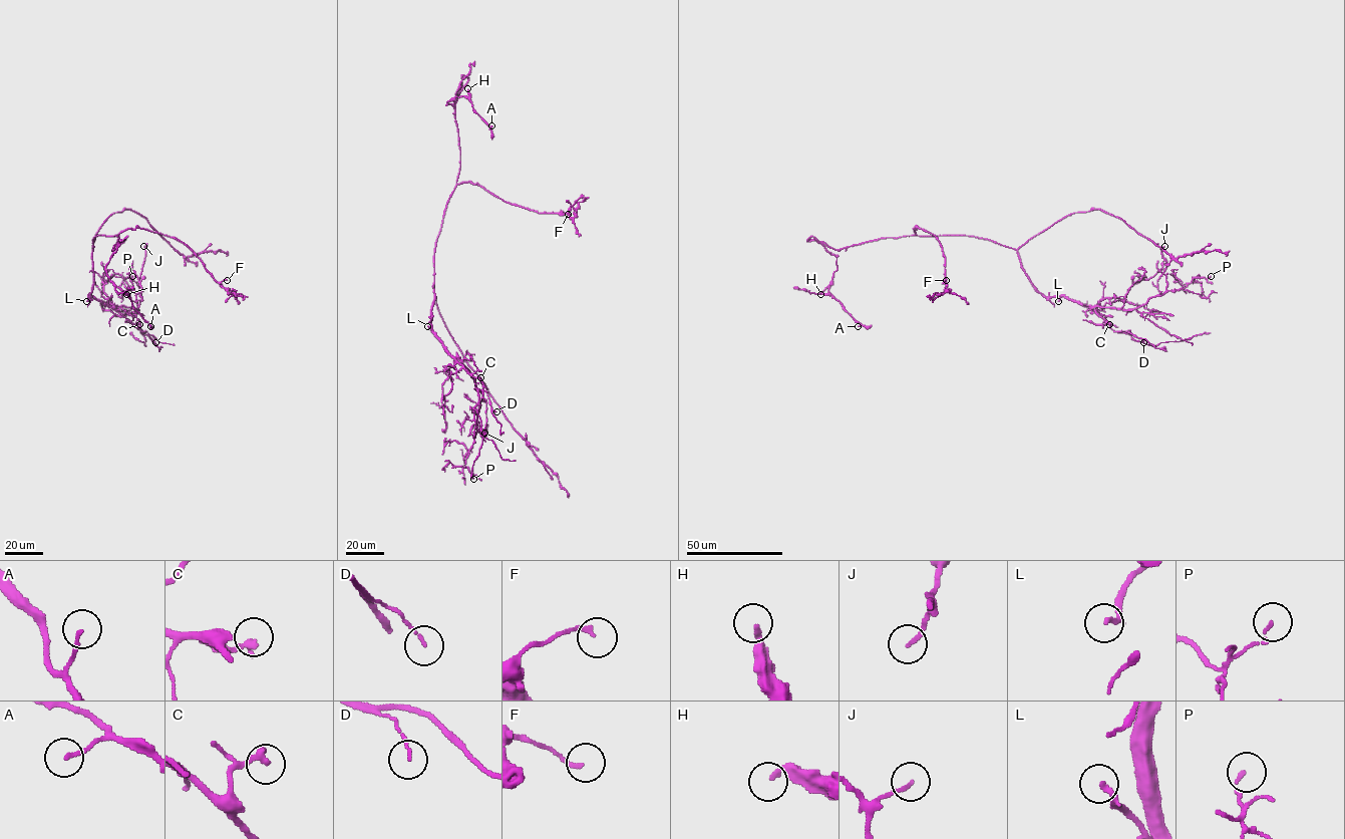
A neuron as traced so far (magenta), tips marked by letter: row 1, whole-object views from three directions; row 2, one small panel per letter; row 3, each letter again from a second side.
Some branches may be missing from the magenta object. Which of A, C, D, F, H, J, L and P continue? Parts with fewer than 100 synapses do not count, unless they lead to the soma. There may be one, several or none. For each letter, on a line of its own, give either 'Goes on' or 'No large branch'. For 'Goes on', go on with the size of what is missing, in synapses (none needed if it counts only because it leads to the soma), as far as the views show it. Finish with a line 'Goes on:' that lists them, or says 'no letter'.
A: No large branch
C: No large branch
D: No large branch
F: No large branch
H: No large branch
J: No large branch
L: Goes on
P: No large branch
Goes on: L

